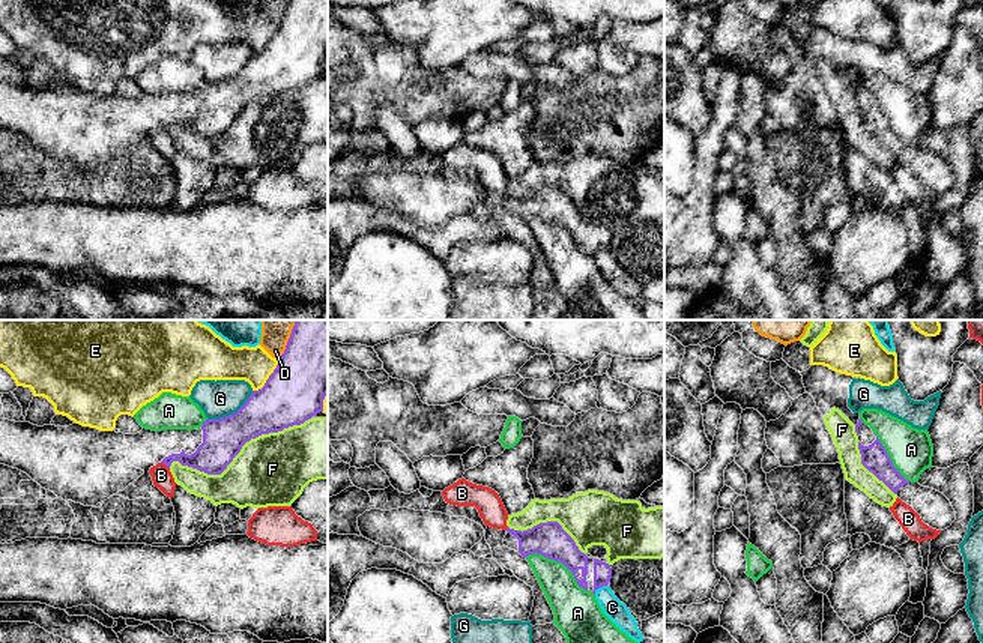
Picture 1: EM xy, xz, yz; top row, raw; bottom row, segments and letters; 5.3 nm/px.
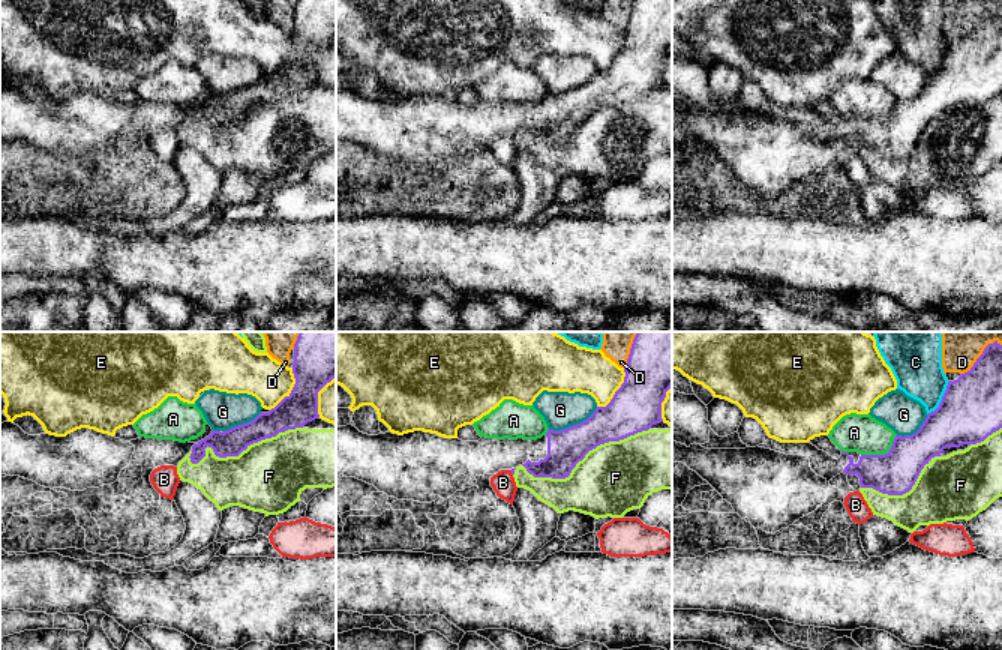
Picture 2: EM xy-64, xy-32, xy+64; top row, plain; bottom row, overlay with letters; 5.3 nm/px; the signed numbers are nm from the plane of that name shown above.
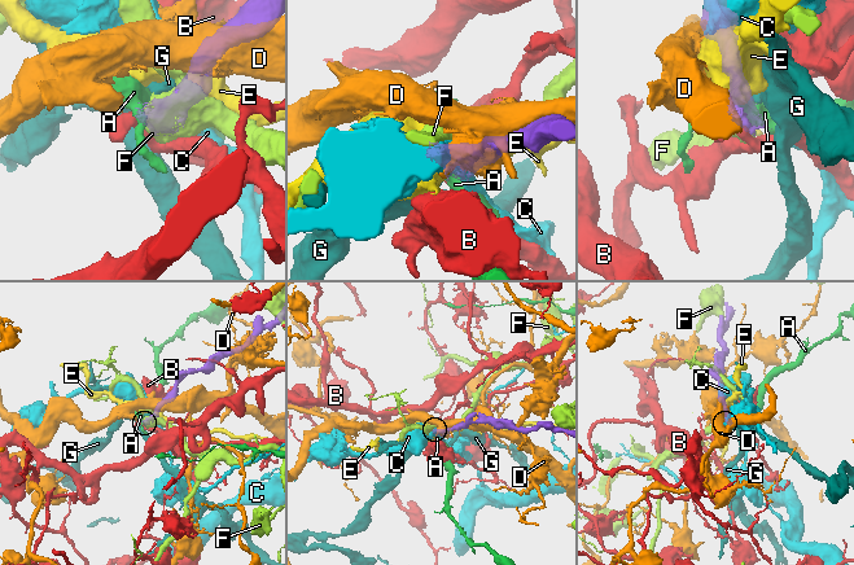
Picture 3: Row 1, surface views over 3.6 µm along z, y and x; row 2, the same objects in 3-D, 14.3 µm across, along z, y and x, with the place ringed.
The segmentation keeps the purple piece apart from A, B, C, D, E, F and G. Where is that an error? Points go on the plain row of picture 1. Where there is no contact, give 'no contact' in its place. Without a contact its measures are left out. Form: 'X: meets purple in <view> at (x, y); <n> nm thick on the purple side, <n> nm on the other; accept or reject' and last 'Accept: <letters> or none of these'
A: meets purple in xz at (559, 224); 190 nm thick on the purple side, 220 nm on the other; reject
B: meets purple in xy at (166, 128); 180 nm thick on the purple side, 110 nm on the other; reject
C: meets purple in xz at (598, 251); 100 nm thick on the purple side, 110 nm on the other; reject
D: meets purple in xy at (286, 12); 320 nm thick on the purple side, 110 nm on the other; reject
E: meets purple in xy at (269, 41); 320 nm thick on the purple side, 190 nm on the other; reject
F: meets purple in xy at (239, 114); 220 nm thick on the purple side, 380 nm on the other; reject
G: meets purple in xy at (233, 77); 260 nm thick on the purple side, 200 nm on the other; reject
Accept: none of these

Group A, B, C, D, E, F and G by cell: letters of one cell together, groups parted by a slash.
A / B / C / D / E / F / G

